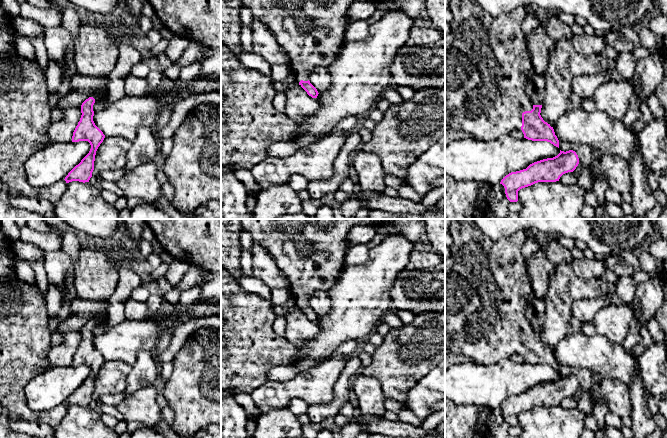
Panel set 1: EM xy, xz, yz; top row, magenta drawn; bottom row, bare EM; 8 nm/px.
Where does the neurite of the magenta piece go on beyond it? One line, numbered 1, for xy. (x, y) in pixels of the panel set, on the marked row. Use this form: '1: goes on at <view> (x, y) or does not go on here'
1: does not go on here

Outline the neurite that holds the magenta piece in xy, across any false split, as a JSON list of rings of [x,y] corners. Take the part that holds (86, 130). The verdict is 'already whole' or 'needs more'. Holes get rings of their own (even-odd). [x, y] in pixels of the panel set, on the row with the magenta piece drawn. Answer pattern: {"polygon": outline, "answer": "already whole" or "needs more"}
{"polygon": [[[89,97],[81,105],[81,118],[76,126],[72,142],[88,141],[91,145],[89,153],[65,177],[66,183],[72,181],[89,182],[94,170],[95,155],[98,147],[103,142],[105,135],[93,121],[93,105],[95,99]]], "answer": "already whole"}

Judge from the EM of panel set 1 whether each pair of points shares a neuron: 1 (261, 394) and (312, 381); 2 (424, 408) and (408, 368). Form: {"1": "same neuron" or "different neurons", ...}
{"1": "same neuron", "2": "different neurons"}

